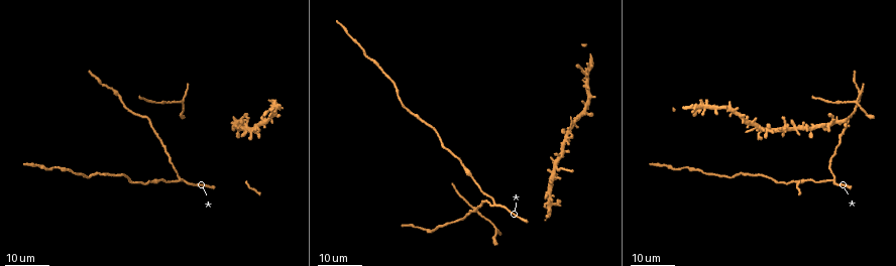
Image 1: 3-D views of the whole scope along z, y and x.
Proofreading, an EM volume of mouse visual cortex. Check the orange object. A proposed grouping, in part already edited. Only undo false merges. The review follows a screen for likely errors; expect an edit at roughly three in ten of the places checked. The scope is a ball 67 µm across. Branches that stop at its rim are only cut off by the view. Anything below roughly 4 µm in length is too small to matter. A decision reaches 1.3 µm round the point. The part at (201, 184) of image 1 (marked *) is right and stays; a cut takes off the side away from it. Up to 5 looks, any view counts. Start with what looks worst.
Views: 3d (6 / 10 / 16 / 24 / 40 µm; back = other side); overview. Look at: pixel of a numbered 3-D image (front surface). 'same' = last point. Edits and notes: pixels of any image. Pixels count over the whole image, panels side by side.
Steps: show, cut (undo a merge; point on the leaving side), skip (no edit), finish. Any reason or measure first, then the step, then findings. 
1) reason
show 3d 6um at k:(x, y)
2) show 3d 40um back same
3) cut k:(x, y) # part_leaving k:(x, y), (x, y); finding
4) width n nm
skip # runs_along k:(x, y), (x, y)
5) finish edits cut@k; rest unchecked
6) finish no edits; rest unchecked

thin arm on a thick one
show 3d 24um at 1:(495, 203)

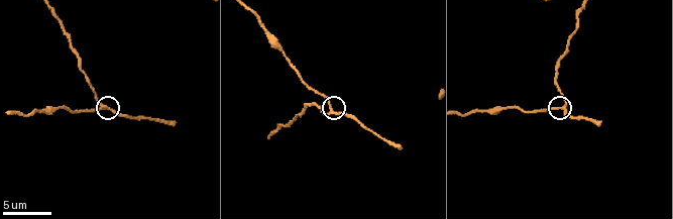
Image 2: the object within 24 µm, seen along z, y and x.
show 3d 6um at 2:(329, 110)

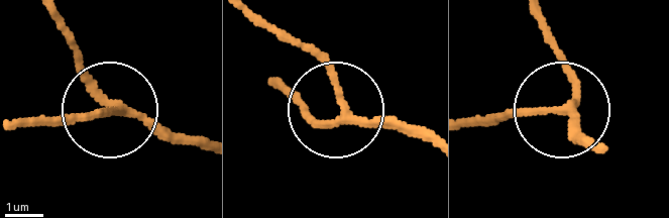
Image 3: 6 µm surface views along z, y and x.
arms 3
skip # runs_along 3:(598, 144), (566, 112), (576, 83), (547, 28); all the same neuron

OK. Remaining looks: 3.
three-way junction
show 3d 16um at 1:(812, 128)

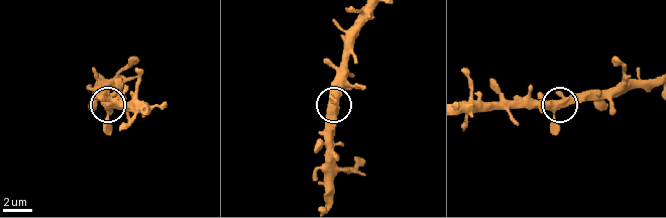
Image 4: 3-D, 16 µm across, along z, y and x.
show 3d 10um at 4:(109, 112)

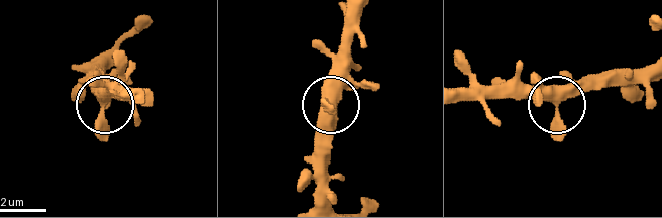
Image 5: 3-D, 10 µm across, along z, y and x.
side_arm 17 um
skip # all the same neuron

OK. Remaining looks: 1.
finish no edits; rest unchecked

